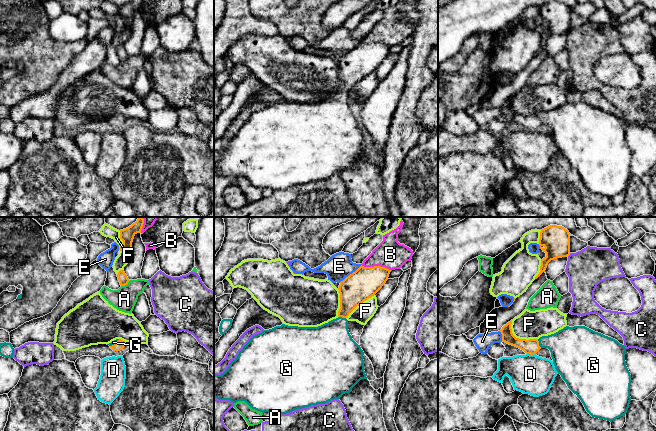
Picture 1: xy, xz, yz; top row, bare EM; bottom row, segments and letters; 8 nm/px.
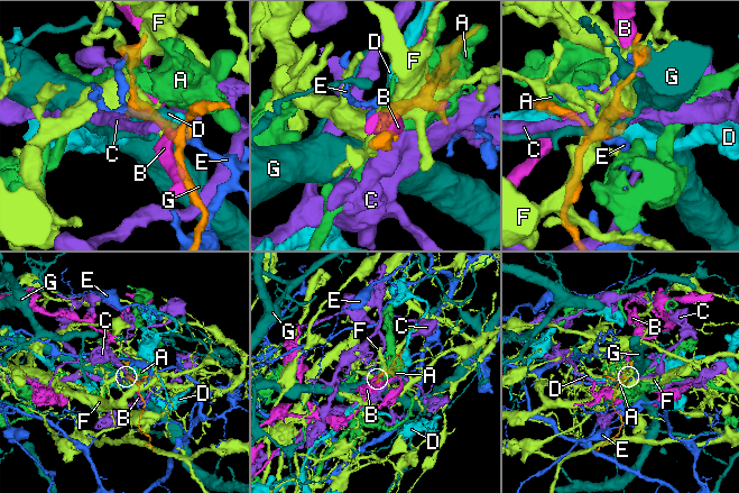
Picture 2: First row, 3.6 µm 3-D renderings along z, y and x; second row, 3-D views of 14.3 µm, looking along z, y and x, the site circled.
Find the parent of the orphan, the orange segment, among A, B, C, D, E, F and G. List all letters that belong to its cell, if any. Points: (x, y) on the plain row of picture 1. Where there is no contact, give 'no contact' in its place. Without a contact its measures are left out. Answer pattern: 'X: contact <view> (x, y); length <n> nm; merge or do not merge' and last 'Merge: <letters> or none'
A: contact xy (125, 60); length 90 nm; do not merge
B: contact xz (376, 42); length 260 nm; do not merge
C: contact yz (569, 30); length 40 nm; do not merge
D: contact yz (531, 130); length 80 nm; do not merge
E: contact xz (350, 50); length 240 nm; do not merge
F: contact yz (518, 114); length 260 nm; do not merge
G: contact yz (538, 119); length 80 nm; merge
Merge: G

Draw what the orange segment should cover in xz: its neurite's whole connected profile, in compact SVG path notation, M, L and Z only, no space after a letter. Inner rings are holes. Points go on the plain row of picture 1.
M360 42L355 48L346 53L339 61L340 69L340 85L338 87L338 94L329 97L318 103L298 103L298 102L288 102L282 100L281 102L276 102L269 106L264 106L262 109L259 109L253 112L250 117L243 123L239 128L237 134L230 139L228 145L221 151L214 151L214 173L219 176L230 176L233 179L238 177L245 177L252 185L264 188L271 188L274 190L287 190L297 185L302 185L309 183L311 181L324 180L334 175L339 175L343 170L350 169L352 164L361 156L367 155L364 147L364 136L363 136L363 126L360 121L358 121L349 109L348 106L348 96L346 95L349 90L361 79L368 76L374 72L386 59L388 56L391 46L381 43L364 43Z

